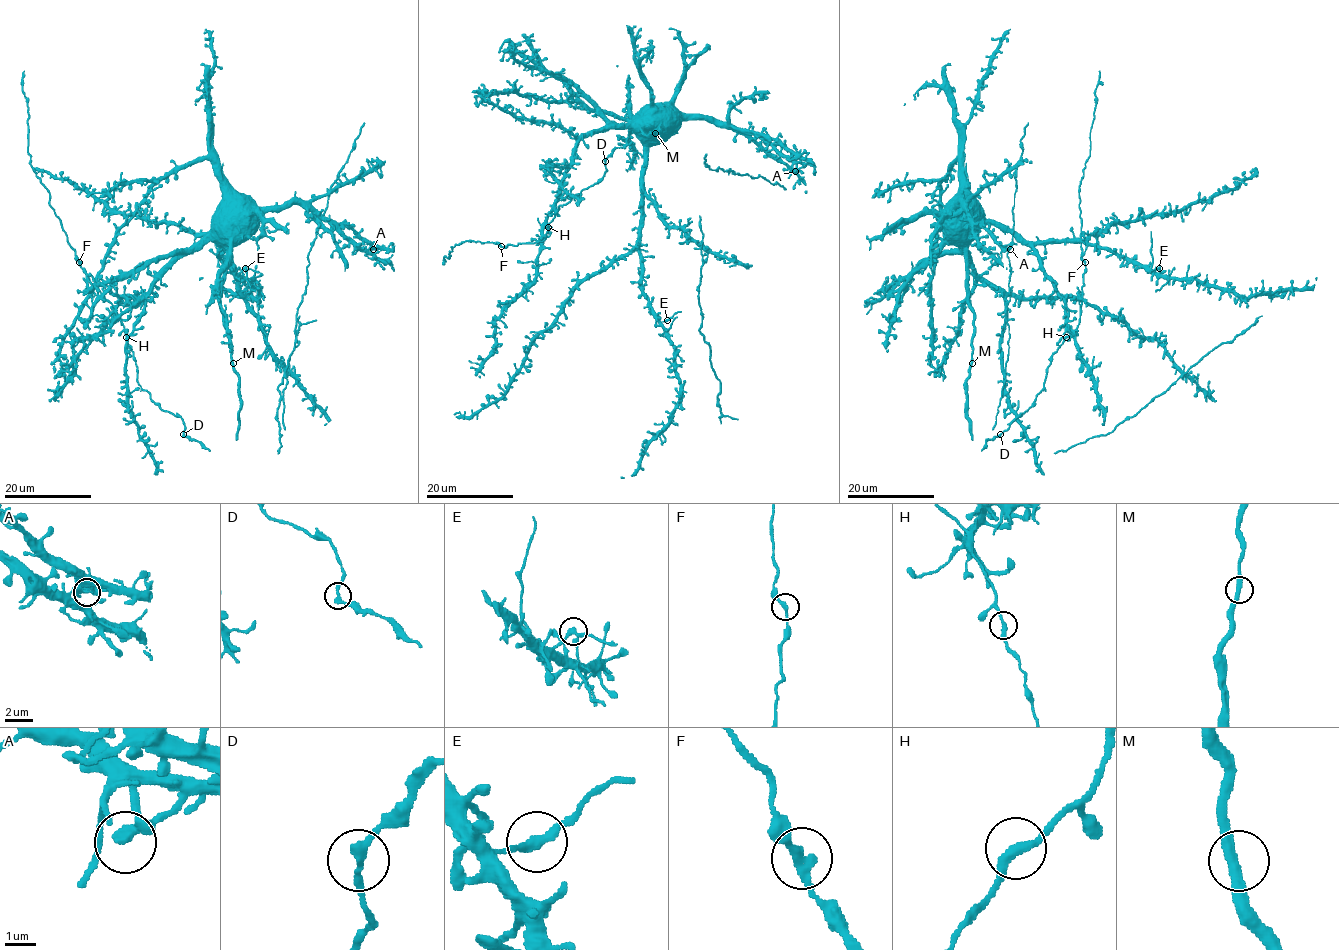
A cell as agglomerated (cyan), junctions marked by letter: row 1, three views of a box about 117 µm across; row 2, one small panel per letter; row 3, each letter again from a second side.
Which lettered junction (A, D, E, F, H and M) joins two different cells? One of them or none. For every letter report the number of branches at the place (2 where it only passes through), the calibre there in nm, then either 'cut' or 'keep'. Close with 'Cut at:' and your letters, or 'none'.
A: branches 2; calibre 320 nm; keep
D: branches 2; calibre 240 nm; keep
E: branches 2; calibre 320 nm; keep
F: branches 2; calibre 280 nm; keep
H: branches 2; calibre 320 nm; keep
M: branches 2; calibre 360 nm; keep
Cut at: none

